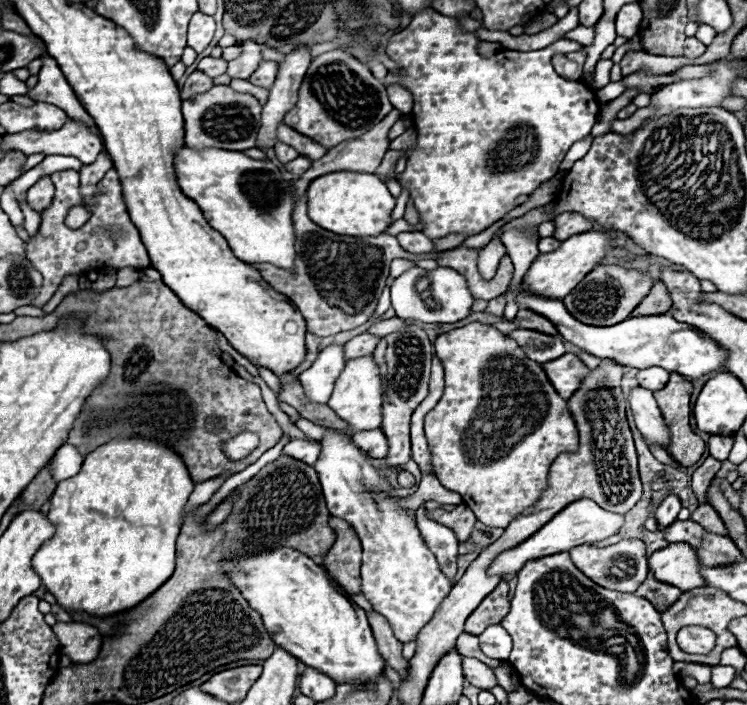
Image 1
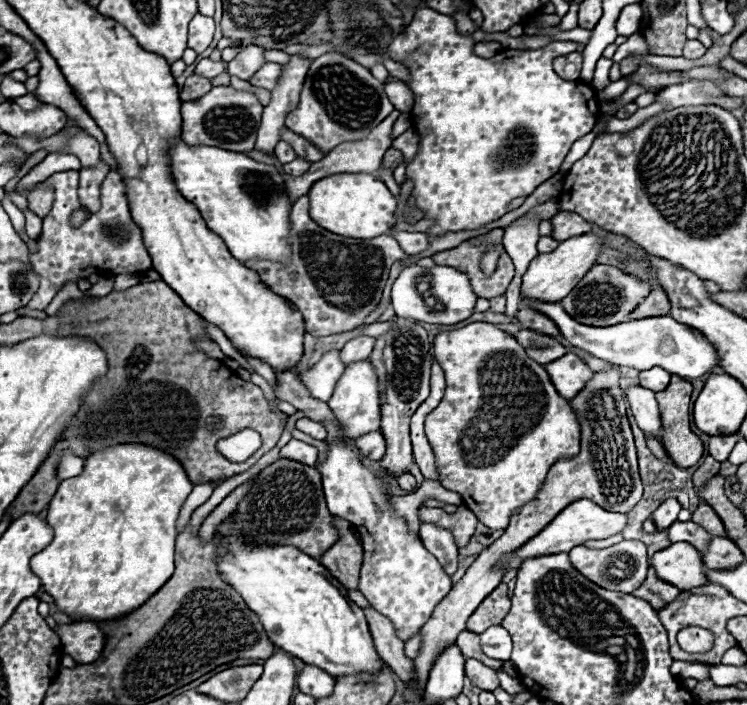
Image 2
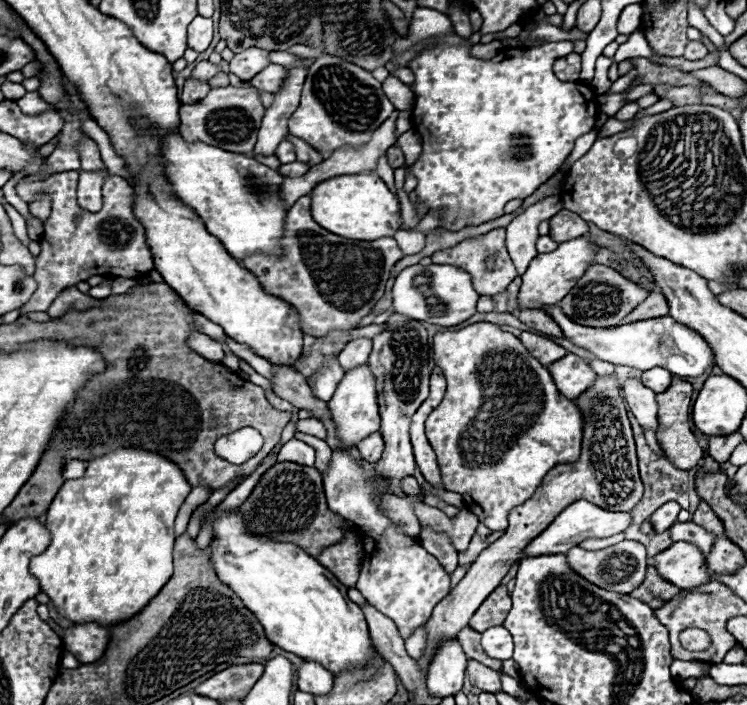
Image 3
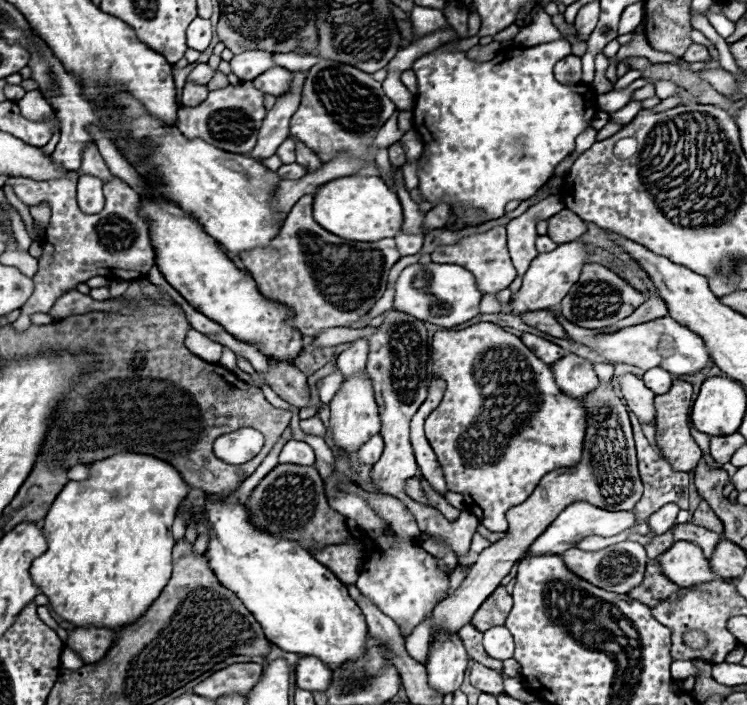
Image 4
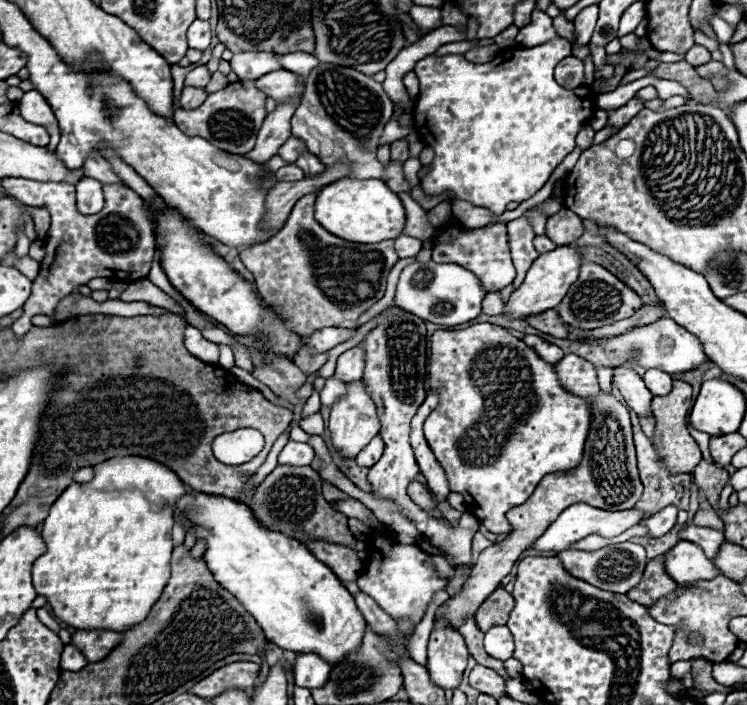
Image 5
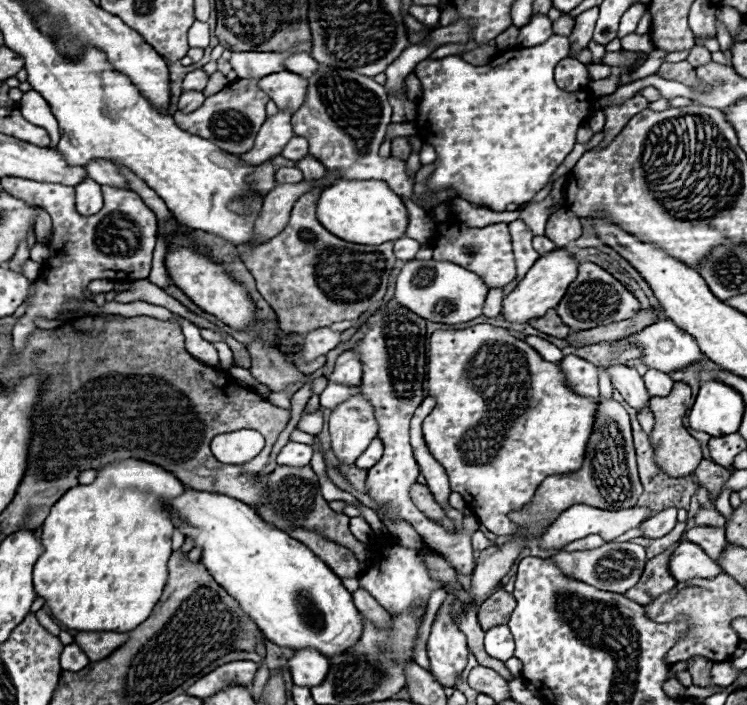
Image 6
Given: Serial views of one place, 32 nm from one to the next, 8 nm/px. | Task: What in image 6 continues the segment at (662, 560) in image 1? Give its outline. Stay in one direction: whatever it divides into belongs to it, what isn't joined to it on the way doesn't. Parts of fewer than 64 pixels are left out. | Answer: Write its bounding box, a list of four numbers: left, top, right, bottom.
[668,542,722,582]

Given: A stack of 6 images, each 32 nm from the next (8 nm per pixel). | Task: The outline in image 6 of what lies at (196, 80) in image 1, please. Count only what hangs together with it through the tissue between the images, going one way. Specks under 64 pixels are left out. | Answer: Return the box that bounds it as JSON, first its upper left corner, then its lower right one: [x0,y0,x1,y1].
[178,90,204,112]

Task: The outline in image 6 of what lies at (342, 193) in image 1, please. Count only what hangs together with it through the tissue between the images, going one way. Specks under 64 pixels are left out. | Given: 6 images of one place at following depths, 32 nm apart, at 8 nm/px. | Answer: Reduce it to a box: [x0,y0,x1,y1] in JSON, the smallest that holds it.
[316,180,408,244]

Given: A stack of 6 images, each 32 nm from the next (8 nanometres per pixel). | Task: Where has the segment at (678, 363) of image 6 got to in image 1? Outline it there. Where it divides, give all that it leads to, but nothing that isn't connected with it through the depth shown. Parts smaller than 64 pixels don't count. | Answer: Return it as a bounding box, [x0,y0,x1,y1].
[516,286,728,378]

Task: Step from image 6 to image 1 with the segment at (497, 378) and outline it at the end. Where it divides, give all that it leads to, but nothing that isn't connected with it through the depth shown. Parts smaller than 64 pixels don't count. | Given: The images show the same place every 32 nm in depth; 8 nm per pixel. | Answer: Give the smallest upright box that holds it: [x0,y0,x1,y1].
[424,324,578,528]

